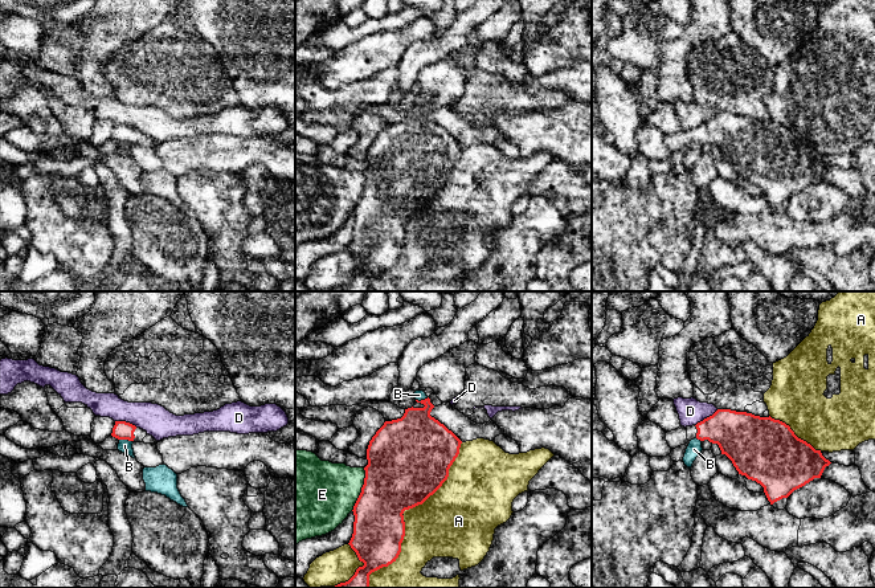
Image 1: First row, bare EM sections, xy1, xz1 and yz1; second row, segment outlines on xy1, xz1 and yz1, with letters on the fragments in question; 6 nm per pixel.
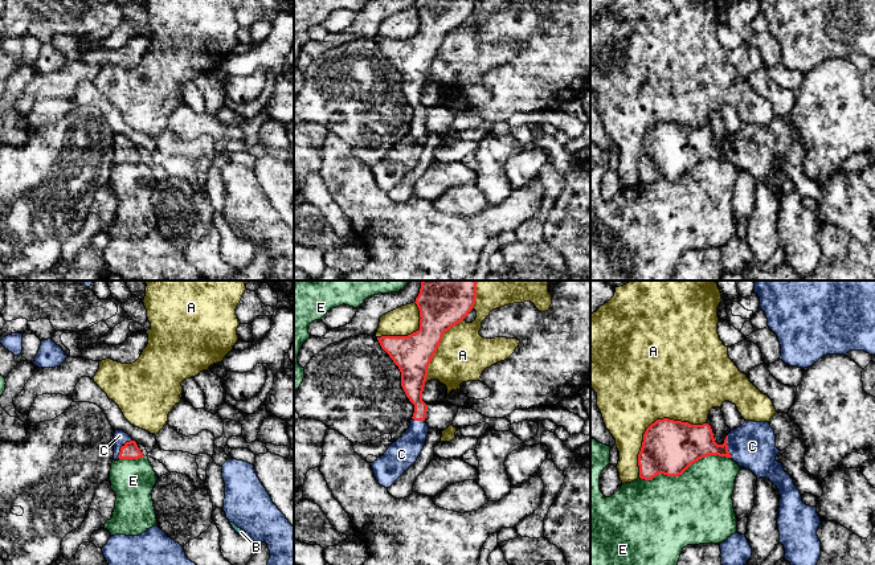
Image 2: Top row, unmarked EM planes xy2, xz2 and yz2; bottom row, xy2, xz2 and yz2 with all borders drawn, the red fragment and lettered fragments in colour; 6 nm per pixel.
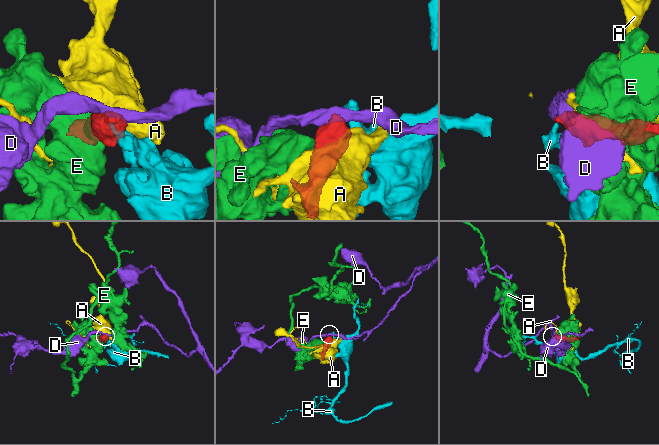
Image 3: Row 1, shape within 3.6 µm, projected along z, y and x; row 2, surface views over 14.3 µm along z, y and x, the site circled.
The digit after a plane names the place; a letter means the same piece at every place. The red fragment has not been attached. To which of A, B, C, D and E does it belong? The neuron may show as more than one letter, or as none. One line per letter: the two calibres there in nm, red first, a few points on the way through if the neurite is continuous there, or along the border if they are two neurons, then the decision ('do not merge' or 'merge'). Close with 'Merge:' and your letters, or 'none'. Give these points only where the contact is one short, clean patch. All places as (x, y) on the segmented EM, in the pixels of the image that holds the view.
A: calibres 440 and 360 nm; do not merge
B: calibres 110 and 80 nm; border xy1 (119, 439), (131, 441); do not merge
C: calibres 100 and 80 nm; way xy2 (130, 450), (121, 447), (119, 435); merge
D: calibres 300 and 150 nm; border yz1 (718, 409), (695, 425); do not merge
E: calibres 320 and 440 nm; do not merge
Merge: C

